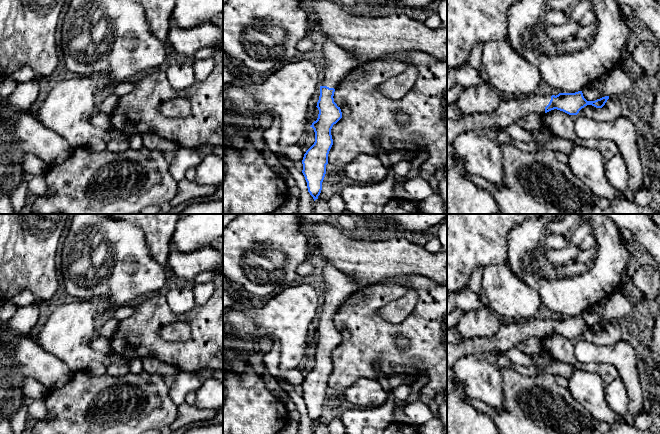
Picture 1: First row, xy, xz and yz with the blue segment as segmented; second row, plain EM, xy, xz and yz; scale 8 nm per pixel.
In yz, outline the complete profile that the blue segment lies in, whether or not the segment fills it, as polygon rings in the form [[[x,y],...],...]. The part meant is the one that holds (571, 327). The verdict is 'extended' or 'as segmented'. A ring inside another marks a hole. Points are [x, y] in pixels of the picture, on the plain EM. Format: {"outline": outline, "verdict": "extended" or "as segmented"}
{"outline": [[[582,315],[575,317],[559,317],[558,319],[540,319],[534,317],[523,322],[503,321],[498,332],[490,338],[474,338],[463,340],[459,344],[447,342],[447,368],[453,367],[461,357],[470,354],[480,354],[490,351],[505,352],[528,338],[543,339],[557,333],[569,339],[577,339],[587,329],[602,332],[609,320],[595,325],[587,325]]], "verdict": "extended"}

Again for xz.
{"outline": [[[327,261],[319,263],[318,273],[325,282],[325,300],[320,308],[320,320],[316,330],[319,334],[318,342],[310,350],[315,356],[315,366],[306,375],[302,384],[302,397],[314,425],[321,417],[328,378],[333,369],[331,353],[342,342],[341,333],[333,322],[335,313],[342,303],[363,287]]], "verdict": "extended"}

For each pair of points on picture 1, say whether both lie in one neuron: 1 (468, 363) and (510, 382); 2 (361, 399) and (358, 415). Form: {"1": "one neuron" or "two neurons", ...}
{"1": "two neurons", "2": "two neurons"}

